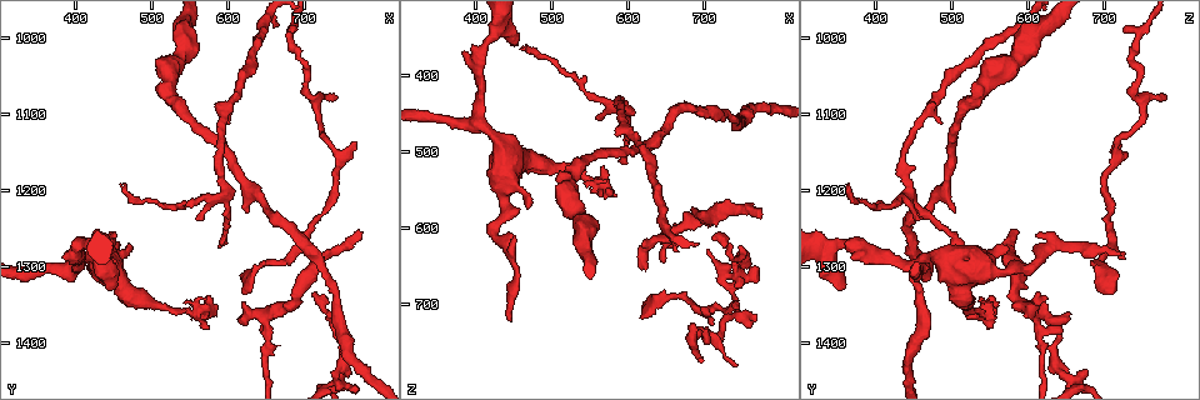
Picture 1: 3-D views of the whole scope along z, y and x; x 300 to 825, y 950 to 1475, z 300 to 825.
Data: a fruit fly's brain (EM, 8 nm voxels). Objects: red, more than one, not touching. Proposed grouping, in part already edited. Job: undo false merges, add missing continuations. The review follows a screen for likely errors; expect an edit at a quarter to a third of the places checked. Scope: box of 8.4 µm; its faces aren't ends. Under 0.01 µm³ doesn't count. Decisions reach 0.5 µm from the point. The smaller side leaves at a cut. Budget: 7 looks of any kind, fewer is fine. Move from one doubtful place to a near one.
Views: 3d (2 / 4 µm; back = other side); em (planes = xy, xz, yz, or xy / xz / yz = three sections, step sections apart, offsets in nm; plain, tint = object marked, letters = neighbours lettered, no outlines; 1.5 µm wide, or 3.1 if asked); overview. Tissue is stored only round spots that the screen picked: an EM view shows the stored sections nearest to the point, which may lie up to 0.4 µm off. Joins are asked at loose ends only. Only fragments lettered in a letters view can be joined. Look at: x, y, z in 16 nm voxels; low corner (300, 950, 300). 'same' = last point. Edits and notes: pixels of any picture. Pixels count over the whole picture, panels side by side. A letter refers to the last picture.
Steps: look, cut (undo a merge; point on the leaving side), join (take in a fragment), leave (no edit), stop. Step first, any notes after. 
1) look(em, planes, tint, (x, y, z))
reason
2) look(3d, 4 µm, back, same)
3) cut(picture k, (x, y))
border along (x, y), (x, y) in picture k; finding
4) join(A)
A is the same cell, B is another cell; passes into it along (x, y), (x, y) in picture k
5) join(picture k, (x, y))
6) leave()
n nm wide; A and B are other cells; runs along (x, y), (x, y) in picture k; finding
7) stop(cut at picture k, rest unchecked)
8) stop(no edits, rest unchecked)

look(em, planes, letters, (775, 1255, 585))
branch stops here

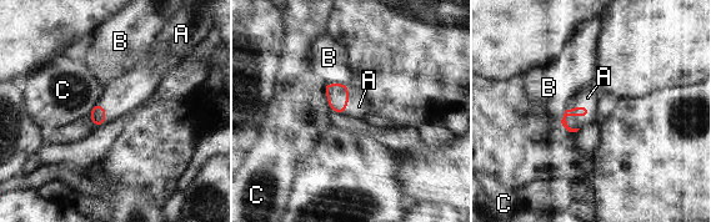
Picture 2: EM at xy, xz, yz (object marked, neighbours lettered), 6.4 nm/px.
join(A)
A is the same cell, B and C are other cells; it goes on there

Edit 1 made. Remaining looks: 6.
look(3d, 2 µm, (460, 1320, 355))
branch stops here

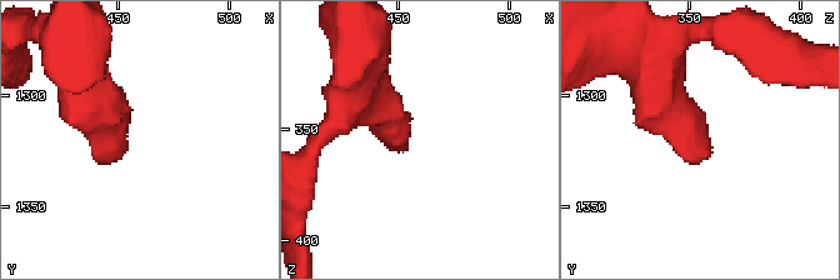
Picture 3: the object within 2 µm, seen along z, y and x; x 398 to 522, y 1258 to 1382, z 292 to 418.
look(em, xy, step 4, tint, (455, 1323, 359))
now the EM

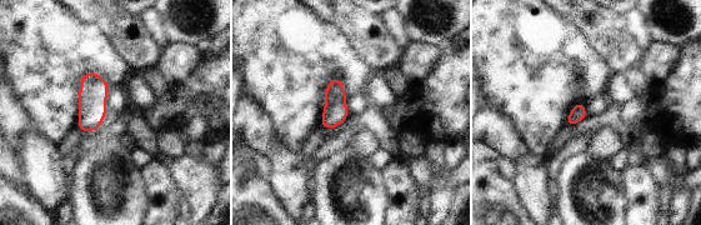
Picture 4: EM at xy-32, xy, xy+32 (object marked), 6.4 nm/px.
look(em, planes, letters, same)

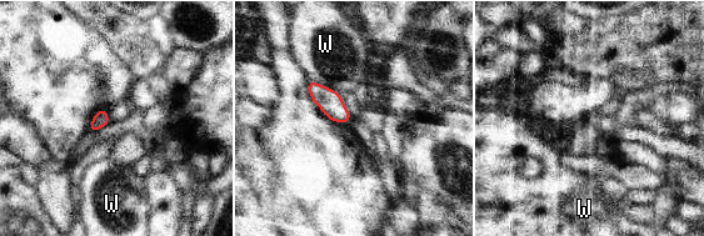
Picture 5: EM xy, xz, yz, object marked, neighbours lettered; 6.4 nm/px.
leave()
W is another cell; border along (309, 79), (329, 86), (340, 94) in picture 5; none of them fits

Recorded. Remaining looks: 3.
stop(join at picture 2, rest unchecked)

